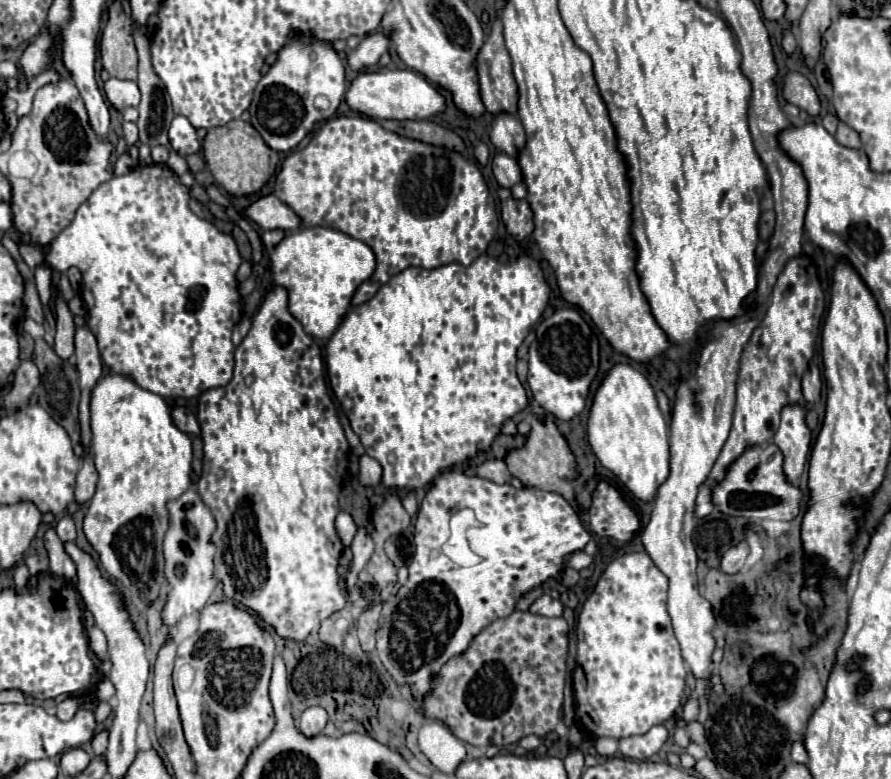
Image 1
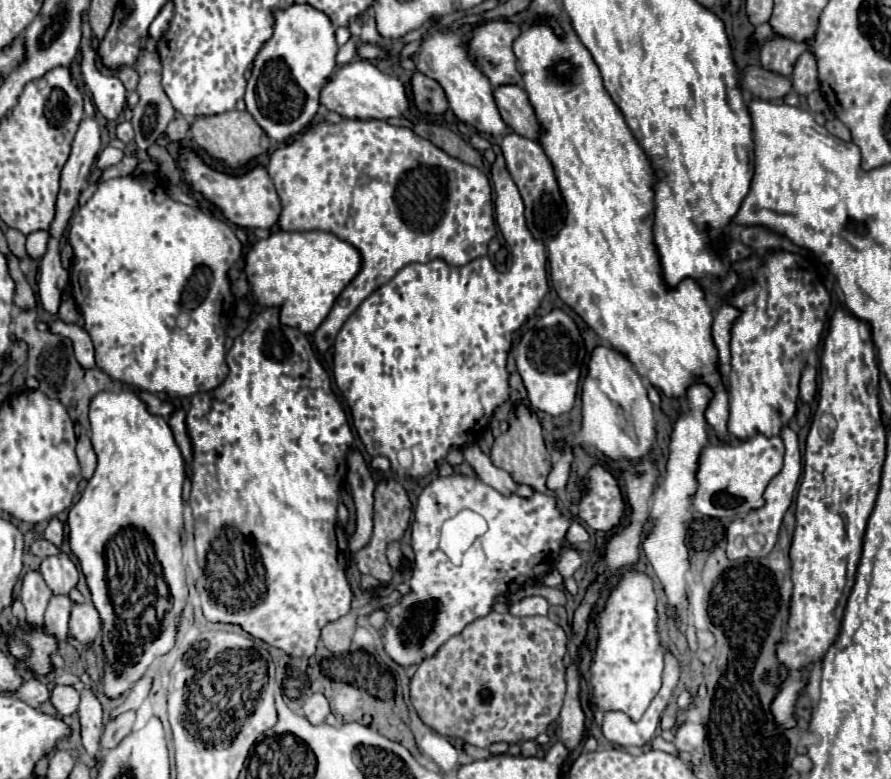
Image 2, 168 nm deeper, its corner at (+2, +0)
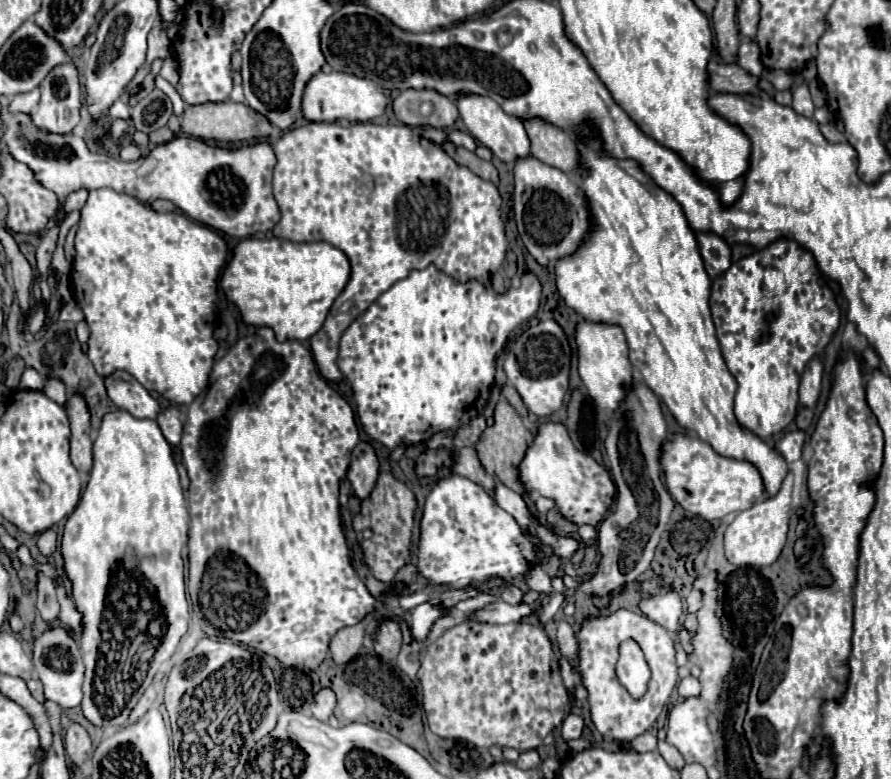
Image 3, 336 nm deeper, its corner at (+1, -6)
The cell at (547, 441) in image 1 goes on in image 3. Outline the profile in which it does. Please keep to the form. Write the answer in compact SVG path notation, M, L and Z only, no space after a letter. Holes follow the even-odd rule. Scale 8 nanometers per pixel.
M501 399L501 401L497 403L497 407L495 407L495 425L489 427L489 429L485 429L481 441L477 443L477 455L479 455L479 459L481 459L483 467L485 467L485 471L487 471L489 475L497 477L503 485L511 487L515 493L523 495L523 499L527 499L529 505L531 505L529 493L527 493L525 485L523 485L521 479L519 479L519 463L523 461L523 457L525 457L527 449L531 447L531 443L533 443L531 431L523 425L521 417L519 417L517 411L509 405L507 399Z

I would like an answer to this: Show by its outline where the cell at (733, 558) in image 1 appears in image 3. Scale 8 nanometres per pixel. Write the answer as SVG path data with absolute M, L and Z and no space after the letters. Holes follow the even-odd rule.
M789 471L779 493L767 495L757 501L751 509L741 511L735 521L725 531L725 557L733 565L771 565L787 539L789 529L789 511L791 511L791 493L793 493L793 473Z

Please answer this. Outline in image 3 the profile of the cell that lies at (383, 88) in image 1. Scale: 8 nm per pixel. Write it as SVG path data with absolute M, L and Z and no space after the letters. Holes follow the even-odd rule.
M319 71L319 75L313 75L311 83L307 83L303 93L303 117L309 121L373 121L385 113L385 107L387 97L379 91L379 87L371 79L357 77L351 73Z

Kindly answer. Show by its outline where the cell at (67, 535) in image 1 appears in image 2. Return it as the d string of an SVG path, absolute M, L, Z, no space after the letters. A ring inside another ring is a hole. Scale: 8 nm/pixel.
M56 517L50 519L50 523L48 523L46 531L44 531L44 537L46 537L50 543L54 543L56 547L60 547L62 537L64 537L64 529L62 529L62 523L60 523Z

